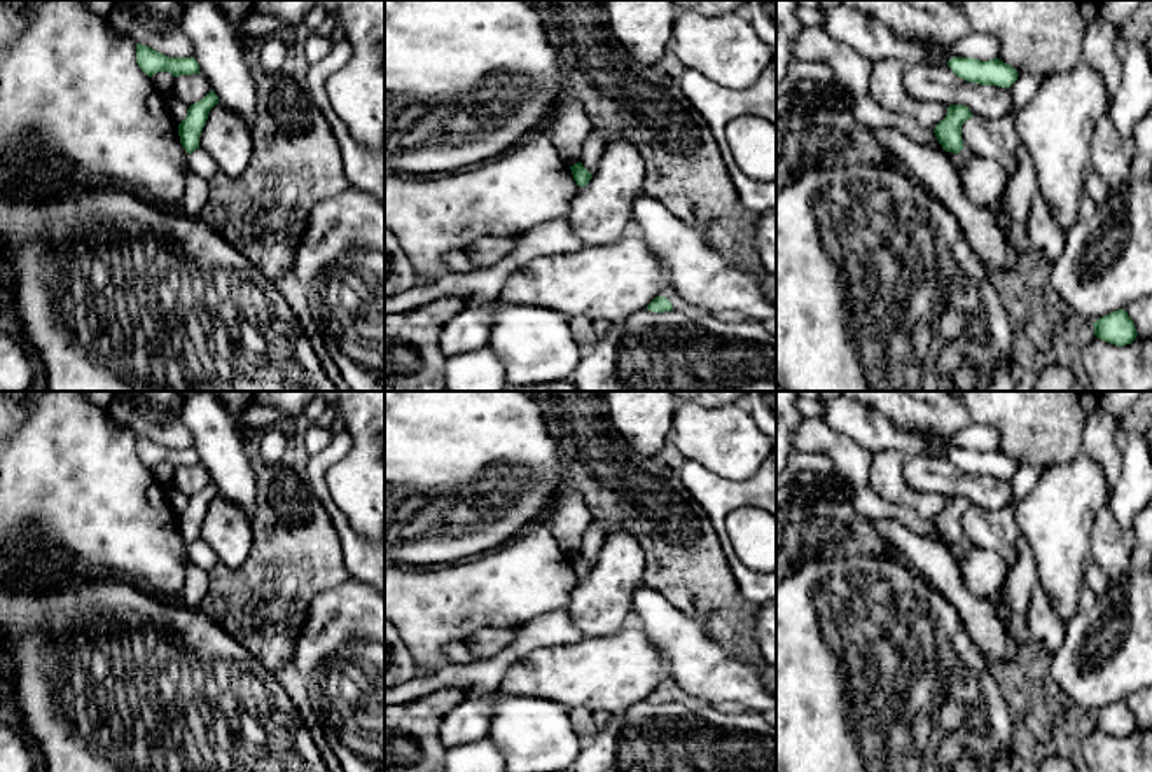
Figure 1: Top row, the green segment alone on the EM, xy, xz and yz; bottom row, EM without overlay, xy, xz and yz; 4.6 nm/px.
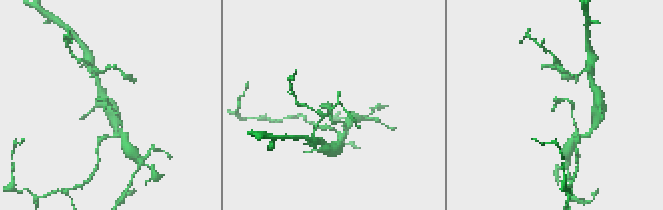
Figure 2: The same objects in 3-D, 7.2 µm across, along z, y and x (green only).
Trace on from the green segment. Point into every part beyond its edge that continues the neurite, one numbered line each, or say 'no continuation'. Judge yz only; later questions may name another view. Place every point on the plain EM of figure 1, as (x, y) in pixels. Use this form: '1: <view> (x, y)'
no continuation

